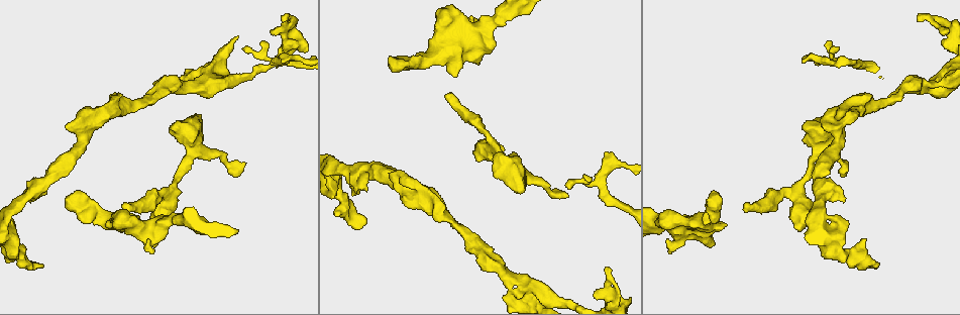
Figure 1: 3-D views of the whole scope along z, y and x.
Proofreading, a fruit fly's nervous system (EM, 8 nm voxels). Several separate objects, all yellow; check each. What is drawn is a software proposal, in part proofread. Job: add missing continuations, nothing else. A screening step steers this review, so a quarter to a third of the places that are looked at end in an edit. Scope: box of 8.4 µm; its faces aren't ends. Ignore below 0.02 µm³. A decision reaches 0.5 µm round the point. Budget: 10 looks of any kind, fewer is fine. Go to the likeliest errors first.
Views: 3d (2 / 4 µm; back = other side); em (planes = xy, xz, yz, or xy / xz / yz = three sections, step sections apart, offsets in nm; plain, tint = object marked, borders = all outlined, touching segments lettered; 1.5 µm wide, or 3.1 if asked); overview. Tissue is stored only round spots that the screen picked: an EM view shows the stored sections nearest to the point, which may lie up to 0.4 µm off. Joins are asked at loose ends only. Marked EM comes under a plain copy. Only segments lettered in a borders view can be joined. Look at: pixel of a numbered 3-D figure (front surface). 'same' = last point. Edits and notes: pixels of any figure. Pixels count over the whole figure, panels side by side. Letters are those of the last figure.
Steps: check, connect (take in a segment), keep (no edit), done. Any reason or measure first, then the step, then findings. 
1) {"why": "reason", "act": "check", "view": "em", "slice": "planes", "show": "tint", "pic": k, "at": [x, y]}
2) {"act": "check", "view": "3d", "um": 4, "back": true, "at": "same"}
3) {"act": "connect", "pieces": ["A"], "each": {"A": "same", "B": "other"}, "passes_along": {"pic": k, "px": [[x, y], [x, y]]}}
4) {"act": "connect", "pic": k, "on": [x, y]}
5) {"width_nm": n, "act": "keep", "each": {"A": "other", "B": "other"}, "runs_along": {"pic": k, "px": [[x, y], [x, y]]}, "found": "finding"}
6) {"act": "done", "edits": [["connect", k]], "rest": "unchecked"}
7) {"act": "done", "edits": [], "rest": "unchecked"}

{"why": "an open end", "act": "check", "view": "3d", "um": 4, "back": true, "pic": 1, "at": [795, 229]}

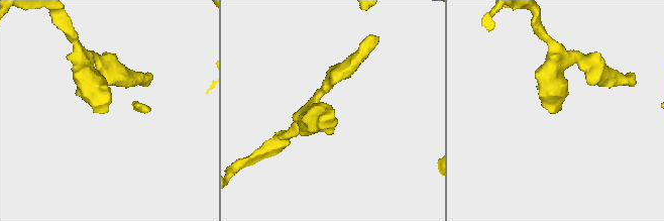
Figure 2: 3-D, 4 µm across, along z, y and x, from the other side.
{"why": "need the tissue", "act": "check", "view": "em", "slice": "yz", "step": 8, "show": "borders", "pic": 2, "at": [106, 108]}

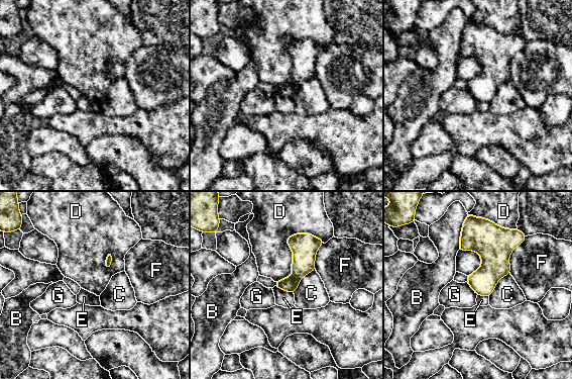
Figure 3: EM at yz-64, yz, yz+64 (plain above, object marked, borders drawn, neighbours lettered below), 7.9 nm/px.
{"why": "cut it another way", "act": "check", "view": "em", "slice": "xy", "step": 4, "show": "borders", "at": "same"}

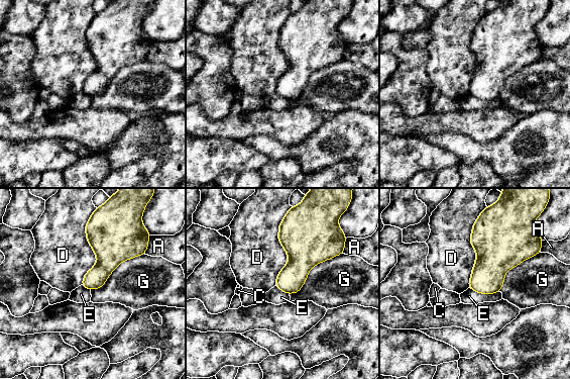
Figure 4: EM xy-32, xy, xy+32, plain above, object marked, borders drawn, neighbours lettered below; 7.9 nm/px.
{"act": "keep", "each": {"A": "other", "C": "other", "D": "other", "E": "other", "G": "other"}, "border": {"pic": 4, "px": [[482, 211], [470, 238], [468, 287]]}, "found": "none of them fits"}

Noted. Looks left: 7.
{"why": "free end", "act": "check", "view": "em", "slice": "planes", "show": "borders", "pic": 1, "at": [841, 195]}

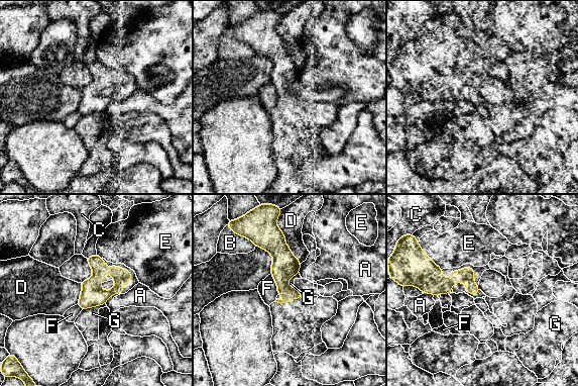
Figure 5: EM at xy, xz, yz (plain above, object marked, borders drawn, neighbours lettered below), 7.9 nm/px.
{"act": "keep", "each": {"A": "other", "B": "other", "C": "other", "D": "other", "E": "other", "F": "other", "G": "other"}, "border": {"pic": 5, "px": [[270, 274], [278, 294]]}, "found": "no lettered segment goes on from it"}

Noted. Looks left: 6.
{"why": "an open end", "act": "check", "view": "em", "slice": "xz", "step": 4, "show": "borders", "pic": 1, "at": [845, 162]}

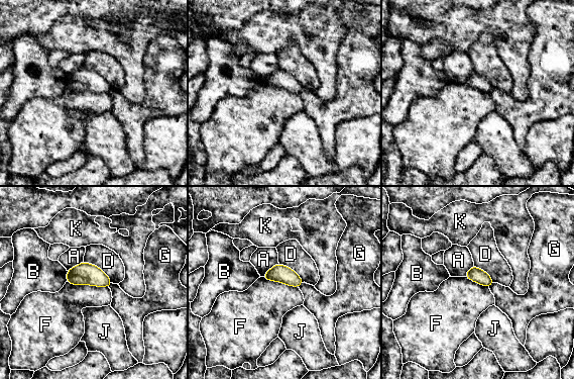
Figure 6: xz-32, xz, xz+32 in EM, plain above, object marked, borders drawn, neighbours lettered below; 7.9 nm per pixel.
{"why": "cut it another way", "act": "check", "view": "em", "slice": "planes", "show": "borders", "at": "same"}

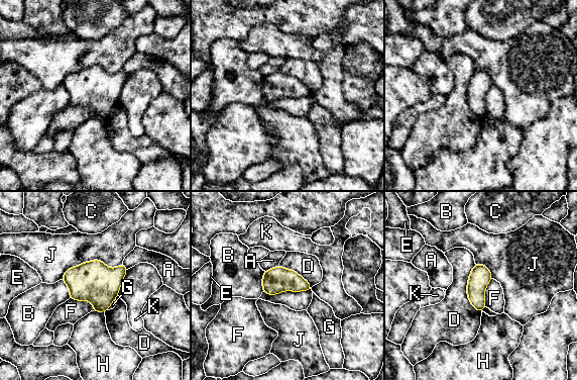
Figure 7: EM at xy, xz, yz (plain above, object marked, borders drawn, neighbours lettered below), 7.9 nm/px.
{"act": "keep", "each": {"A": "other", "B": "other", "C": "other", "D": "other", "E": "other", "F": "other", "G": "other", "H": "other", "J": "other", "K": "other"}, "border": {"pic": 7, "px": [[122, 263], [86, 261], [62, 279]]}, "found": "none of them fits"}

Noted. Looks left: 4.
{"act": "check", "view": "em", "slice": "xy", "step": 4, "show": "borders", "pic": 1, "at": [669, 253]}

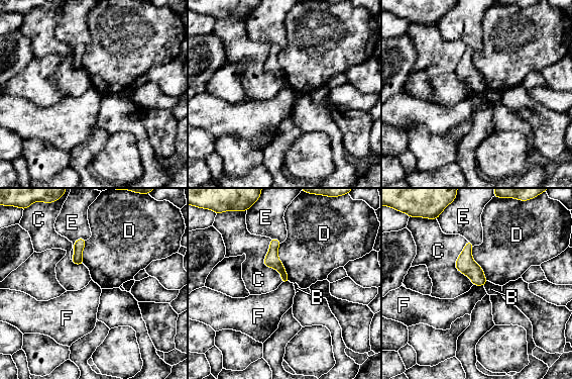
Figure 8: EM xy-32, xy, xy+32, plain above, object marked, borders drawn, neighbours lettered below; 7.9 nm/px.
{"act": "check", "view": "em", "slice": "planes", "show": "borders", "at": "same"}

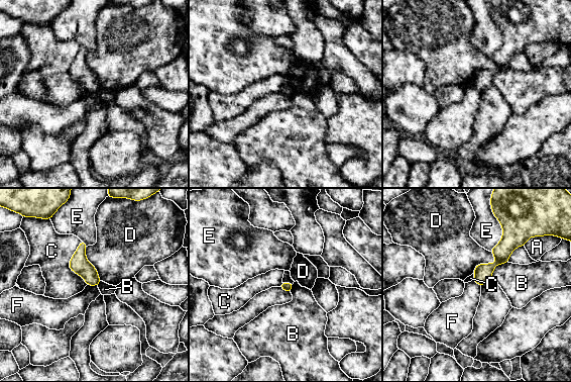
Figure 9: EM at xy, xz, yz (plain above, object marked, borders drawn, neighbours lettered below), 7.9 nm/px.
{"longest_contact_nm": ["C", 360], "act": "keep", "each": {"A": "other", "B": "other", "C": "other", "D": "other", "E": "other", "F": "other"}, "found": "none of them fits"}

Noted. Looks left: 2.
{"act": "done", "edits": [], "rest": "unchecked"}

